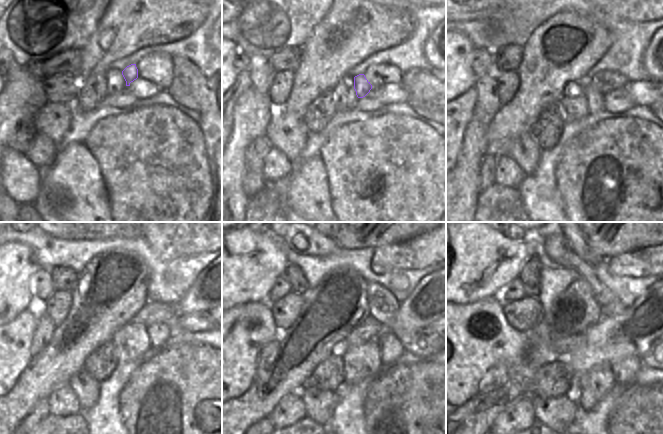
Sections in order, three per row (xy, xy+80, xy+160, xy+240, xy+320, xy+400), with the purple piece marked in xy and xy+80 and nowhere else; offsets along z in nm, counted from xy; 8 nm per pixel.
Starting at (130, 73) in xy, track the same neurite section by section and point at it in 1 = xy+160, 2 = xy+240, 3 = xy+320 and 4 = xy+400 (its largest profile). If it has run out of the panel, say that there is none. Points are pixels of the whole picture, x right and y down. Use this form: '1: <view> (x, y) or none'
1: xy+160 (594, 98)
2: xy+240 (159, 333)
3: xy+320 (391, 349)
4: xy+400 (625, 372)

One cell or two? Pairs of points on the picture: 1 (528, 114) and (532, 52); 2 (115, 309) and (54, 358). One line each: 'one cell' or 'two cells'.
1: one cell
2: one cell

